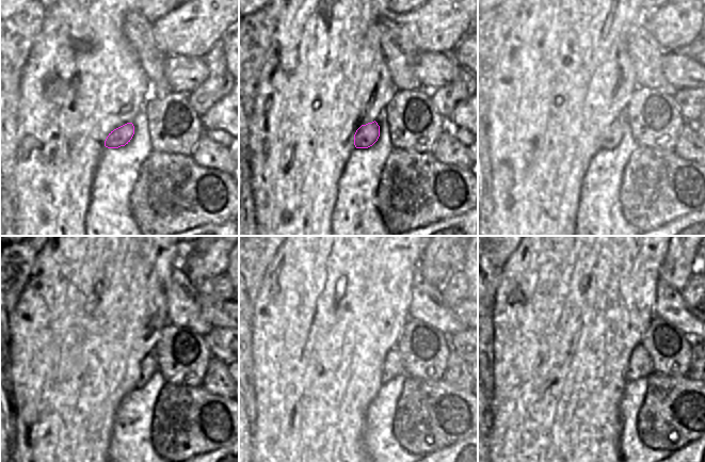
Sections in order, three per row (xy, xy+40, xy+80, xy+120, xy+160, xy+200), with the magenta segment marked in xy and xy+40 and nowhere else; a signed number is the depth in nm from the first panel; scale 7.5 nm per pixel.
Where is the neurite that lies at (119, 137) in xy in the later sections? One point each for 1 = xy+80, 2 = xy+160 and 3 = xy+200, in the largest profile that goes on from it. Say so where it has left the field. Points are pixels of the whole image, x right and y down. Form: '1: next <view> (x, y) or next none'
1: next xy+80 (610, 139)
2: next xy+160 (393, 363)
3: next xy+200 (640, 365)

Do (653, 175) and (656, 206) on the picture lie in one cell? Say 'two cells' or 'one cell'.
one cell

